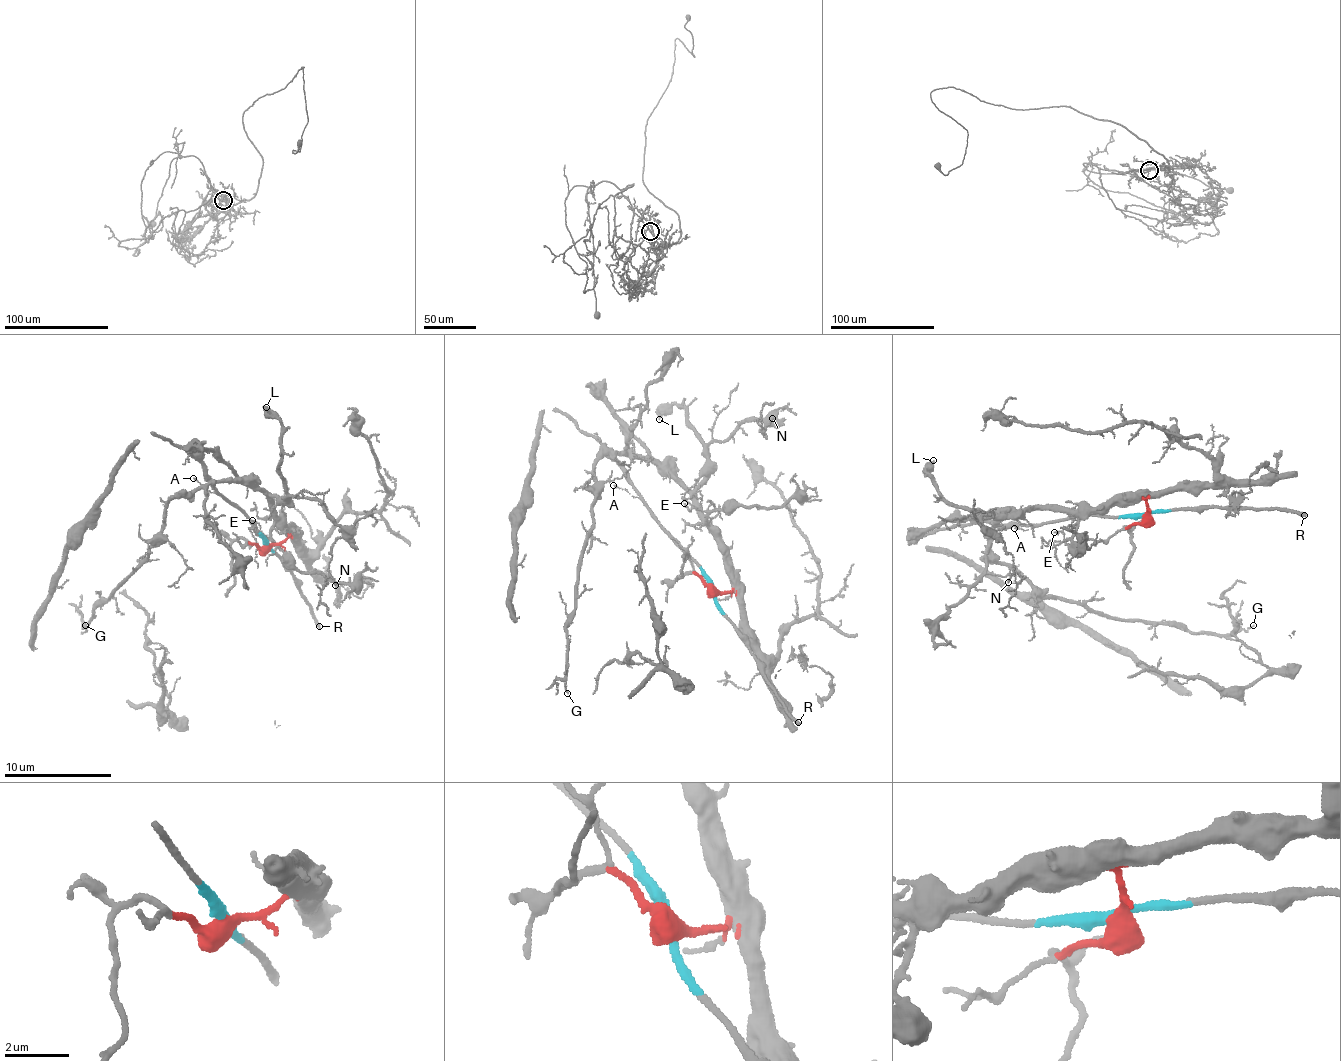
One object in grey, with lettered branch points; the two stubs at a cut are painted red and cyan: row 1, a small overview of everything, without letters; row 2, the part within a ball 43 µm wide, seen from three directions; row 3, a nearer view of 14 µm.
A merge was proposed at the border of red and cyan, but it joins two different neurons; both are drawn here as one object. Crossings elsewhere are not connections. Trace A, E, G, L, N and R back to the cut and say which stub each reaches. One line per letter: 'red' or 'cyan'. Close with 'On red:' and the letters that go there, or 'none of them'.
A: cyan
E: red
G: red
L: red
N: red
R: cyan
On red: E, G, L, N

